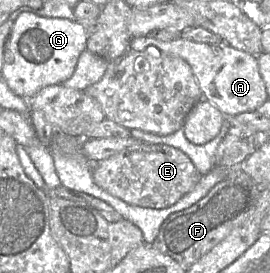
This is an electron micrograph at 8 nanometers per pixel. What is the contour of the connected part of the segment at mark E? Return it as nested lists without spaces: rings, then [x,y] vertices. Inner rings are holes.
[[[135,142],[123,151],[99,161],[93,169],[94,182],[122,201],[144,208],[172,206],[199,182],[201,174],[181,150],[164,144]]]

